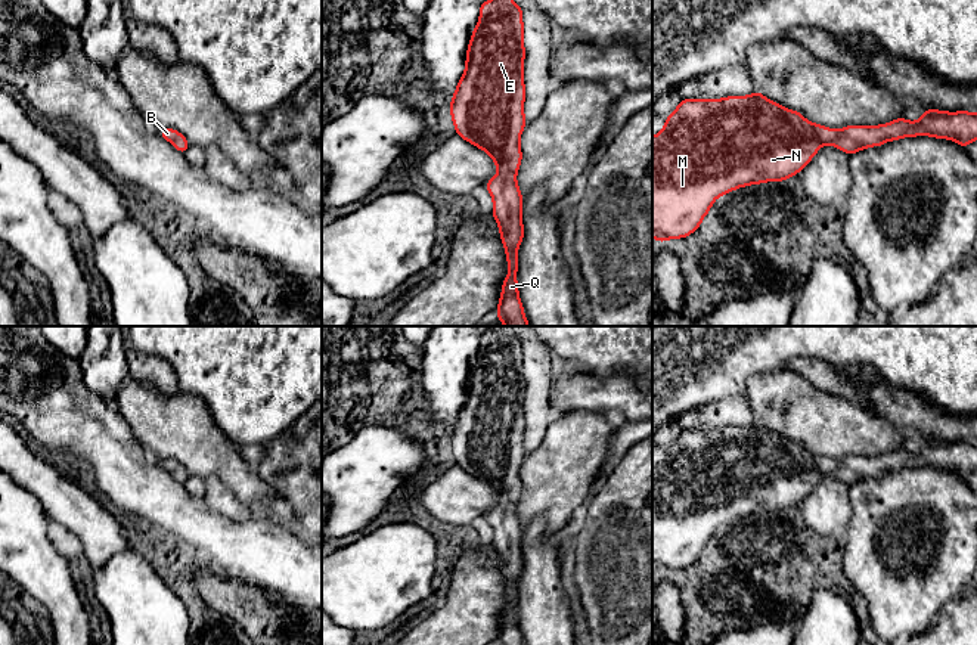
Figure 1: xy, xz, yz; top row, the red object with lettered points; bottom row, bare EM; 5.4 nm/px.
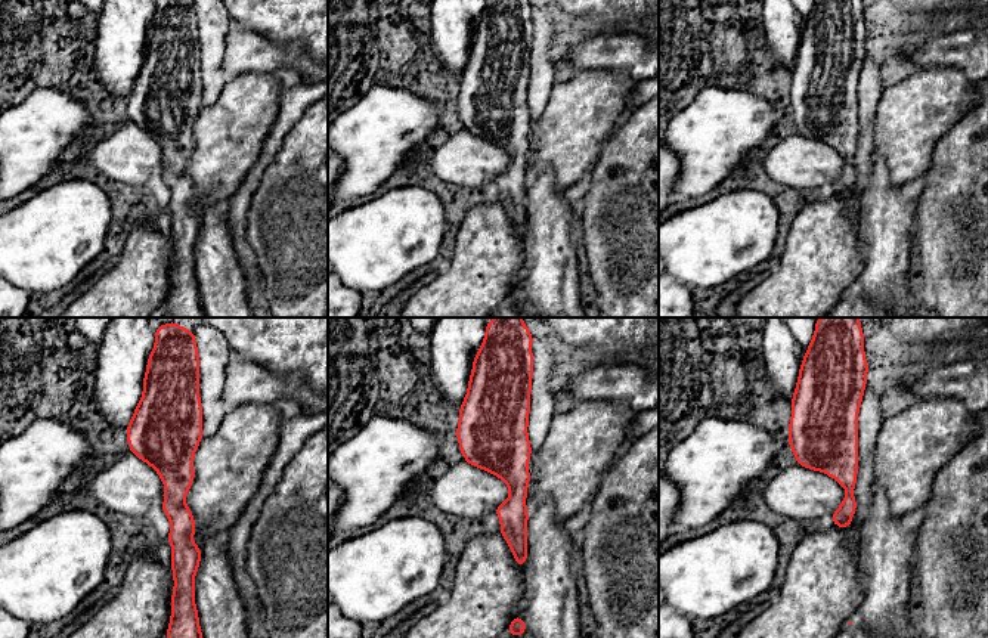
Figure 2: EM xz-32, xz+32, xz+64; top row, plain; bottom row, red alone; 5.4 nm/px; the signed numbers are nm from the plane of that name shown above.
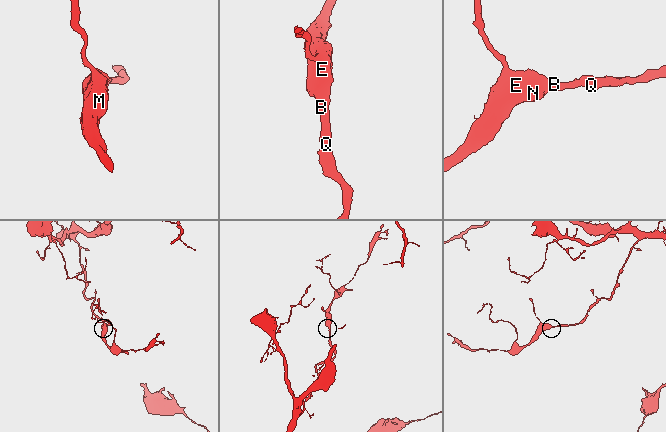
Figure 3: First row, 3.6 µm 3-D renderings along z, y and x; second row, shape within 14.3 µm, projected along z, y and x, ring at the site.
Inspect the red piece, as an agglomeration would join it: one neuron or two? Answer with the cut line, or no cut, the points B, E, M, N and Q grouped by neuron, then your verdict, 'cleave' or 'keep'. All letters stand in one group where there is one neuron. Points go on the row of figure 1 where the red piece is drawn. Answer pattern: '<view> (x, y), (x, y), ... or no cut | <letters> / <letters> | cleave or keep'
no cut | B E M N Q | keep

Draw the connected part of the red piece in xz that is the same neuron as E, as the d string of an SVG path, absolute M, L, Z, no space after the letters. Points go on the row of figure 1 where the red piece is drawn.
M487 0L481 3L480 19L466 52L465 72L450 103L455 131L488 154L497 167L497 174L486 183L486 187L493 198L491 215L497 220L509 267L502 285L499 306L496 307L499 322L505 326L530 326L517 283L517 251L524 236L521 220L522 195L517 184L517 171L522 161L519 137L527 124L524 117L524 56L524 25L519 4L512 0Z

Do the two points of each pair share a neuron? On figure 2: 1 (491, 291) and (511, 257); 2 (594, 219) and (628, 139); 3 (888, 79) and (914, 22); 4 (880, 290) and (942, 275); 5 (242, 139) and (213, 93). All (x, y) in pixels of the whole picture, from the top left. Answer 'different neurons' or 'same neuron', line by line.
1: same neuron
2: same neuron
3: same neuron
4: different neurons
5: different neurons

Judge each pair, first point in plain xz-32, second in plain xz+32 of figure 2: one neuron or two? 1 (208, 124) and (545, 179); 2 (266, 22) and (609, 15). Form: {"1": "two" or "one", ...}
{"1": "two", "2": "one"}

